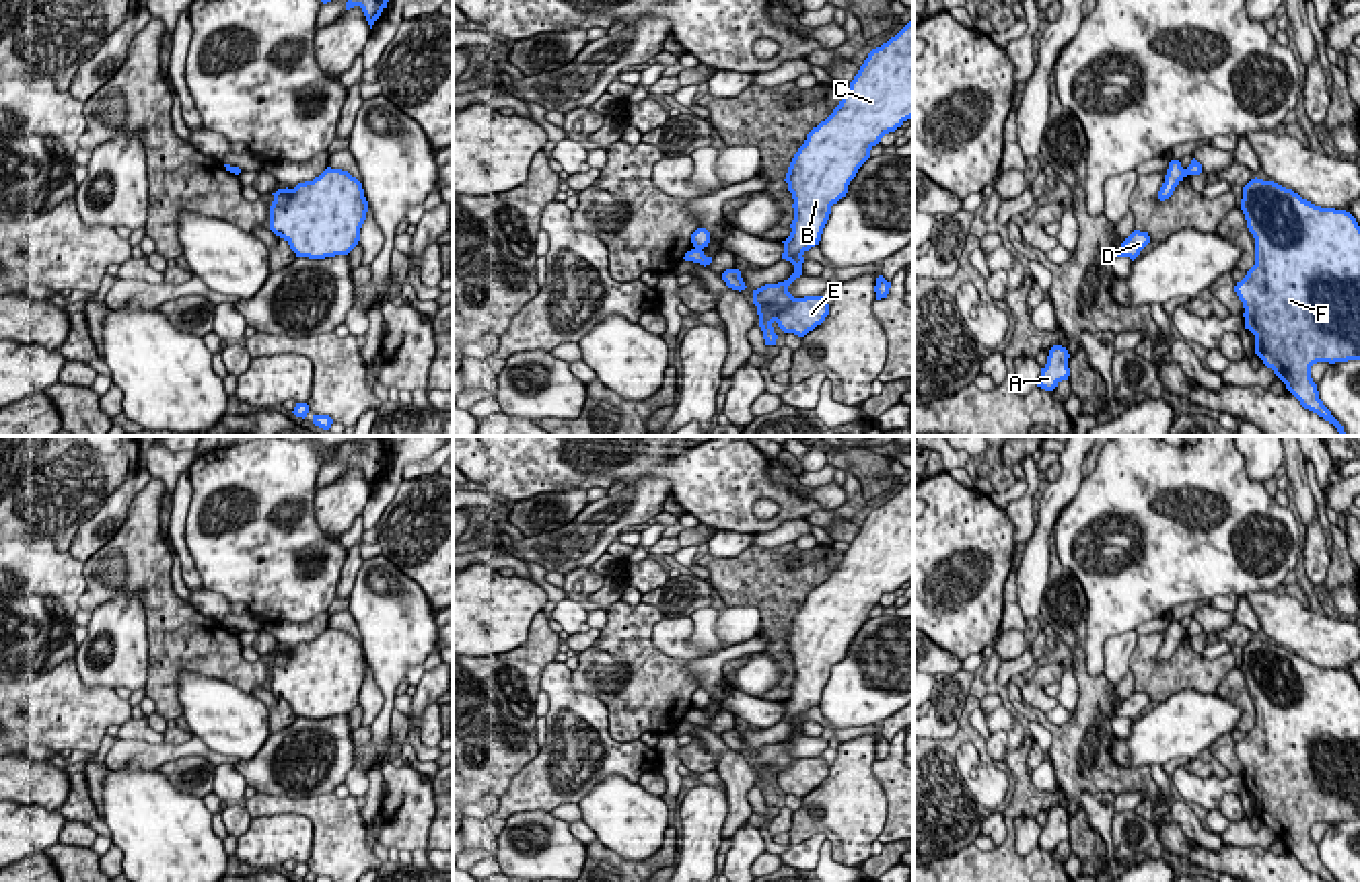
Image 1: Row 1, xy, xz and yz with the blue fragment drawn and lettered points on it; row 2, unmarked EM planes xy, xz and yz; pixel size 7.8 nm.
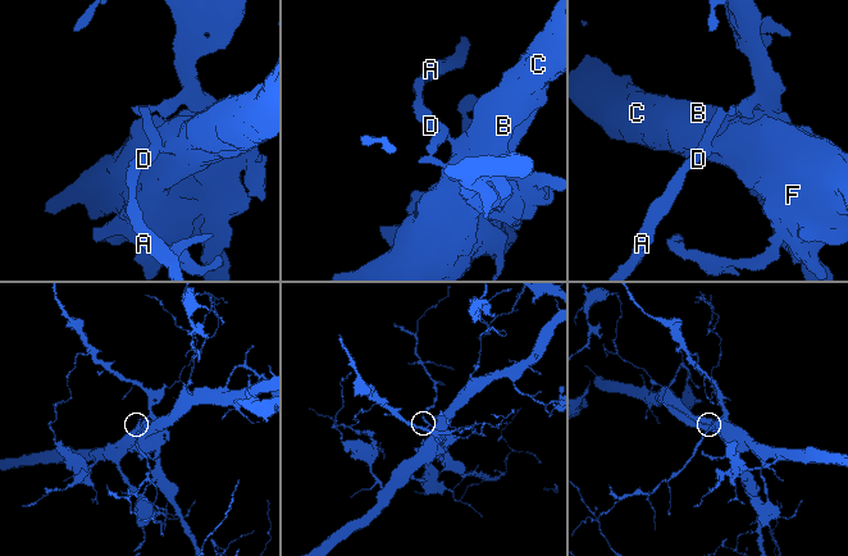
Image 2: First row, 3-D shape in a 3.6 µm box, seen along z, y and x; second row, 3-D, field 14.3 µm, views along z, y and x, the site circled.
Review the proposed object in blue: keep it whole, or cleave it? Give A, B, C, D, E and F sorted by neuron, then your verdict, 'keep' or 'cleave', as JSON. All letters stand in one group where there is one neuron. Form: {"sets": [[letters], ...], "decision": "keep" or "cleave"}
{"sets": [["A", "B", "C", "D", "F"], ["E"]], "decision": "cleave"}

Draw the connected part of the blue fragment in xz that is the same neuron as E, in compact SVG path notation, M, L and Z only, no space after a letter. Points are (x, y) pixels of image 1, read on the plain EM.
M823 757L794 759L784 771L776 775L776 783L784 794L804 798L829 775L829 765Z

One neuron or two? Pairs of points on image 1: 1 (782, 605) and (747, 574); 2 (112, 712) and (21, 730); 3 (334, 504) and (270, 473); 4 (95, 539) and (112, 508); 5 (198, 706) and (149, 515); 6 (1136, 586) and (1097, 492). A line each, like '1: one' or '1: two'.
1: one
2: one
3: two
4: one
5: two
6: one

